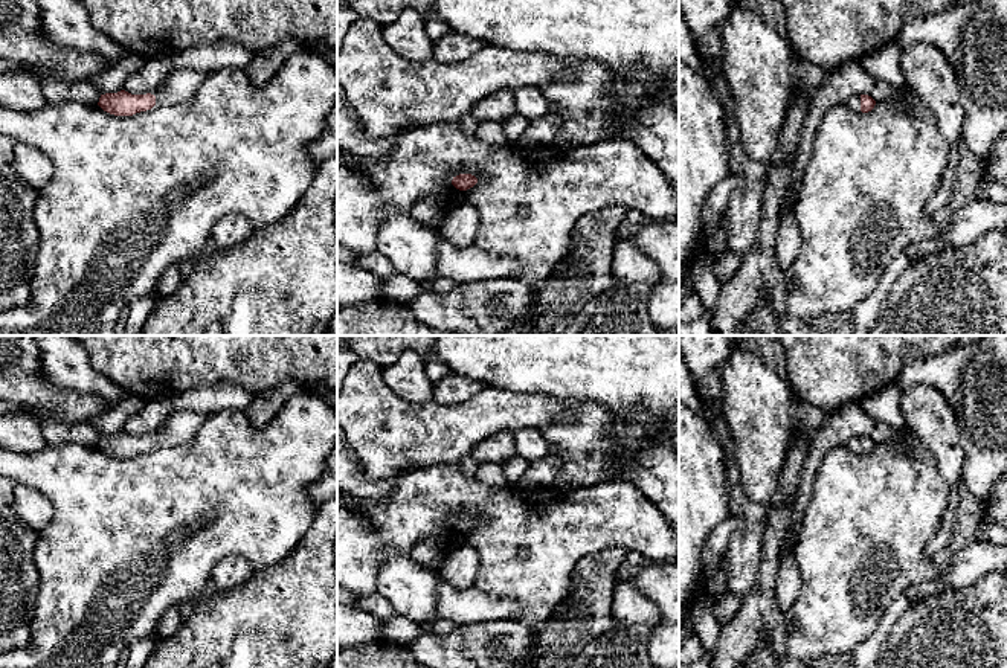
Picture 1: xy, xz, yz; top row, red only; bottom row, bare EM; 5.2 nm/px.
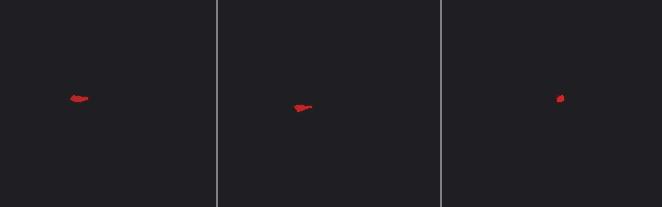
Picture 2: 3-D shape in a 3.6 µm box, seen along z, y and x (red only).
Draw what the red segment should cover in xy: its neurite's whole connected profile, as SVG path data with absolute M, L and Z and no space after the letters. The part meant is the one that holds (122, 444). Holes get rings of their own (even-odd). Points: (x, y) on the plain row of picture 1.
M174 410L153 435L131 436L125 432L101 436L98 447L114 458L133 458L159 447L175 447L194 441L206 415L192 410Z

